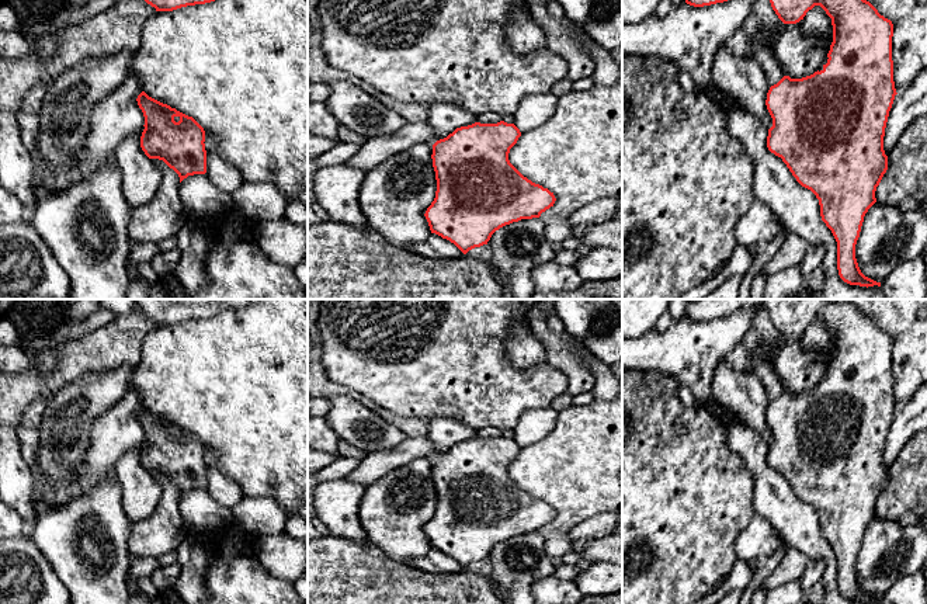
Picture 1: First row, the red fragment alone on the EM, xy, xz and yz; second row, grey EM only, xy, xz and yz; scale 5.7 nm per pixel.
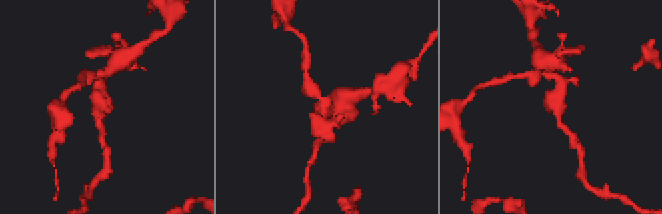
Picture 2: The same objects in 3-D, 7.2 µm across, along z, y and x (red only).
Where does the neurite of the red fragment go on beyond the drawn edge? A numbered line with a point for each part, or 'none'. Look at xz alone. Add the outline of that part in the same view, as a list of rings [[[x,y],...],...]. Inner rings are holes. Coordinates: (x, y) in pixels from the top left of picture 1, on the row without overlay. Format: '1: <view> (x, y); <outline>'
none

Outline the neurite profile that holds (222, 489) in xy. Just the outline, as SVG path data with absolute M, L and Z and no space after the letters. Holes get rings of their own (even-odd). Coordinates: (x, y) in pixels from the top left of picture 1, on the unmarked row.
M205 447L204 458L206 465L206 493L216 503L232 510L243 500L243 492L229 476L221 471L213 448Z

